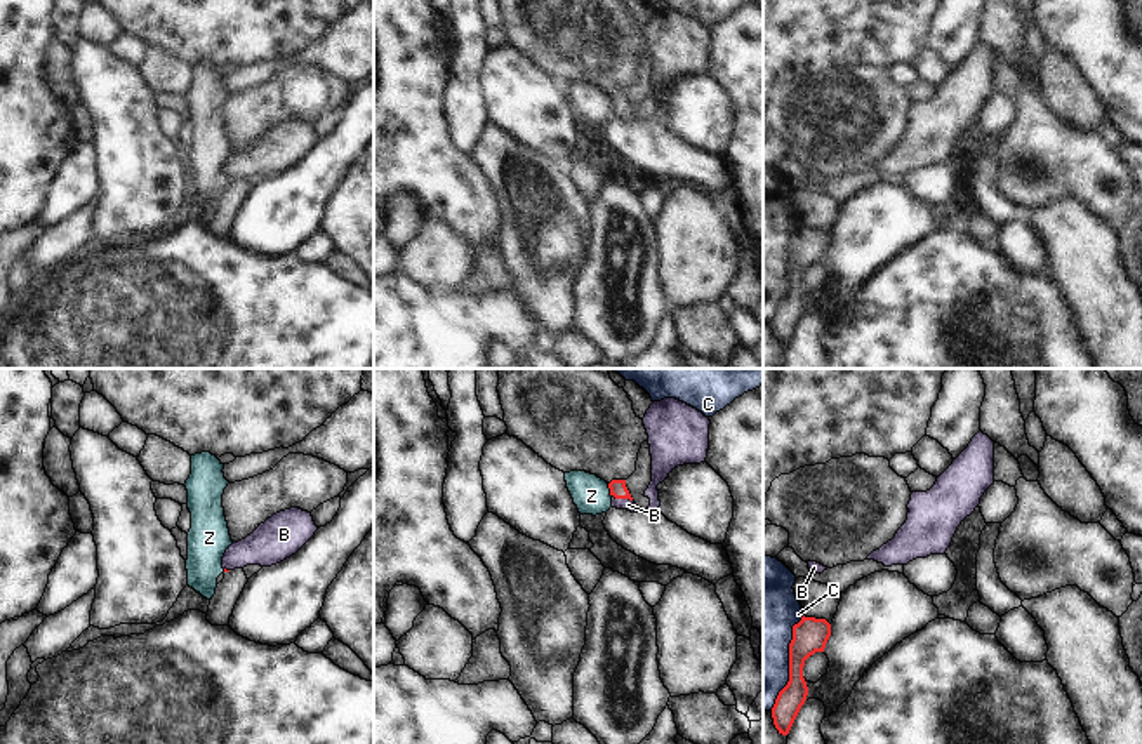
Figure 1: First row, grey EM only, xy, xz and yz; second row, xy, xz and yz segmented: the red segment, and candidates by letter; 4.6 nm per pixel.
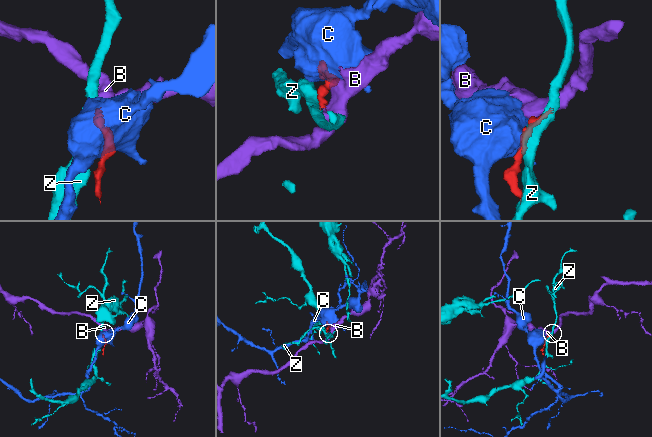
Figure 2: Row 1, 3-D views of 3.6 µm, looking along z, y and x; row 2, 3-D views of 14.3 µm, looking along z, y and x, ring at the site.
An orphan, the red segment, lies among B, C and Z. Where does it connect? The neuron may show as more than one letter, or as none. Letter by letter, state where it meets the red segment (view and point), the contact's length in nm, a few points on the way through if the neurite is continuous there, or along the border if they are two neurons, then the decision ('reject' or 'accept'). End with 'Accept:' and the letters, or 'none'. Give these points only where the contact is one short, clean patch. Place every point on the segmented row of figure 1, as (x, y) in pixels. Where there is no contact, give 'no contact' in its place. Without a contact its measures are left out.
B: meets red in xz at (623, 498); contact 100 nm long; runs through xz (617, 487), (623, 498), (628, 504); accept
C: meets red in yz at (790, 663); contact 460 nm long; reject
Z: meets red in xz at (610, 491); contact 70 nm long; border along xz (607, 484), (610, 496); reject
Accept: B

